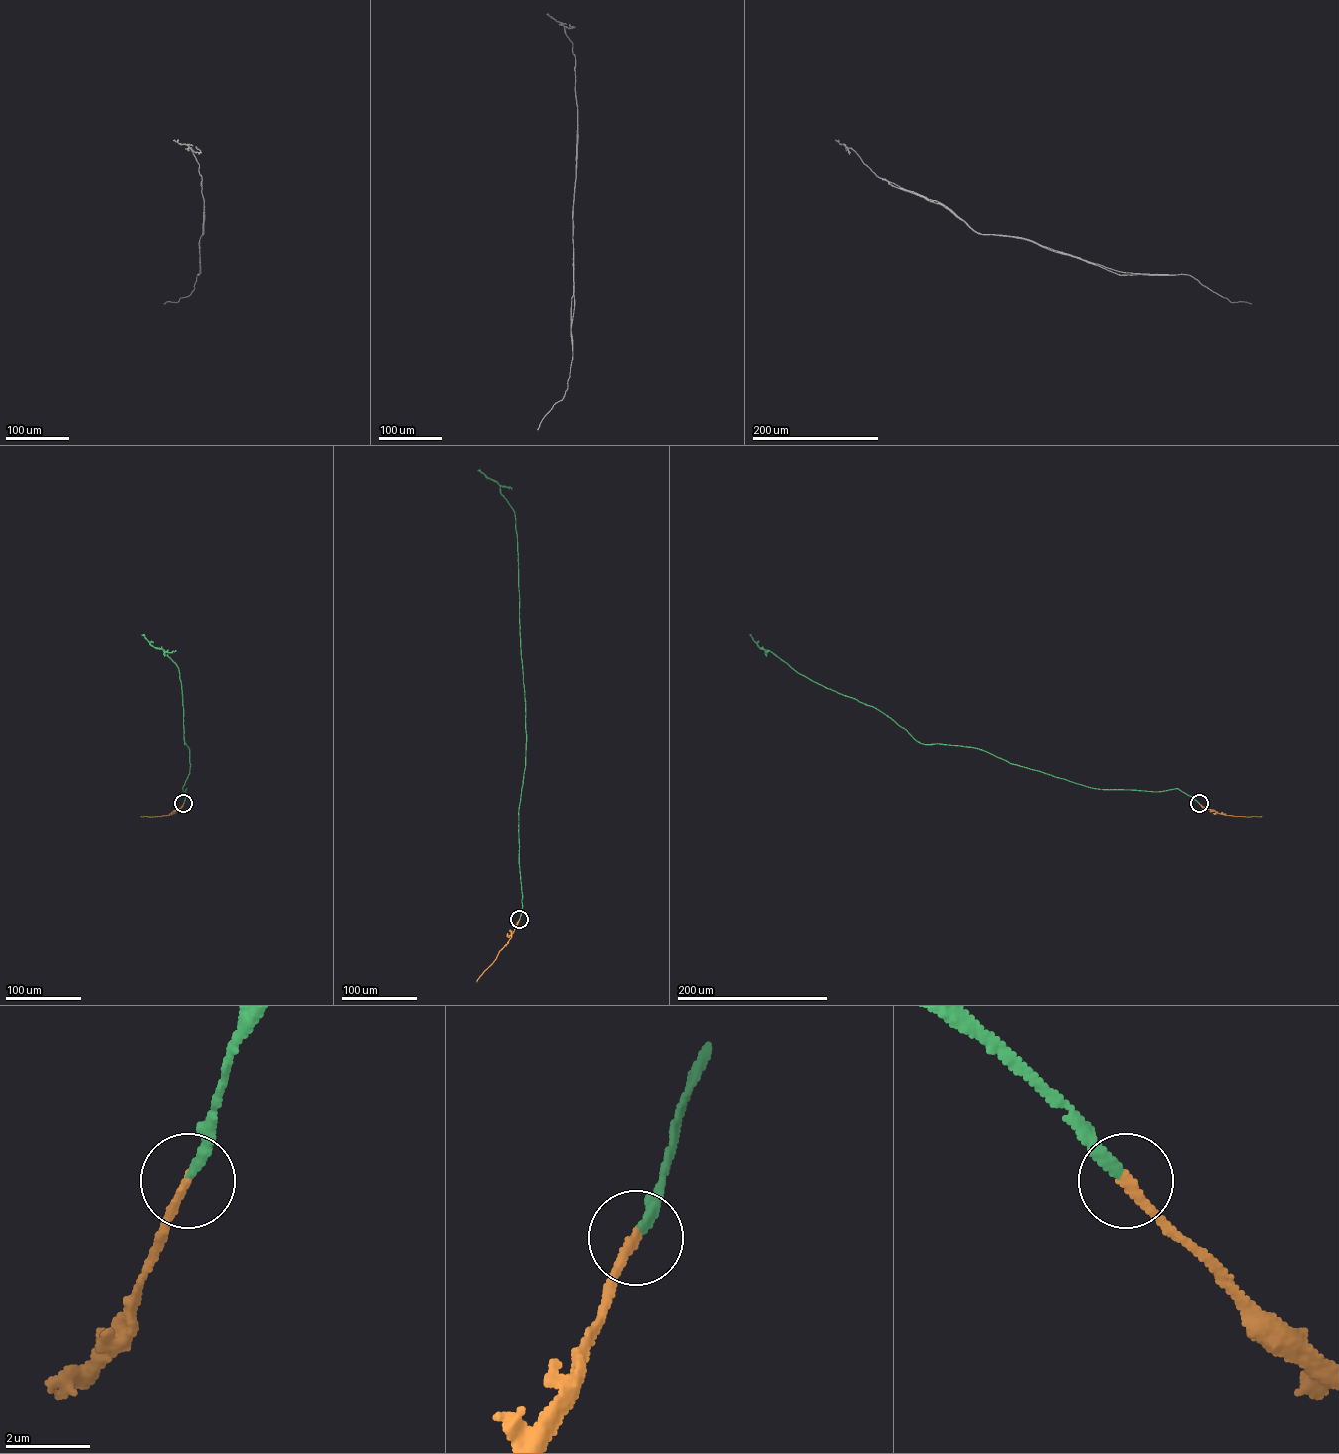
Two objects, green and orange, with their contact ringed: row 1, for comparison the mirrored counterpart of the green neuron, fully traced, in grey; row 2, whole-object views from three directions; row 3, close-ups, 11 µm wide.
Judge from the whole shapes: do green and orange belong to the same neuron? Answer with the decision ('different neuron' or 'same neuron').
same neuron

